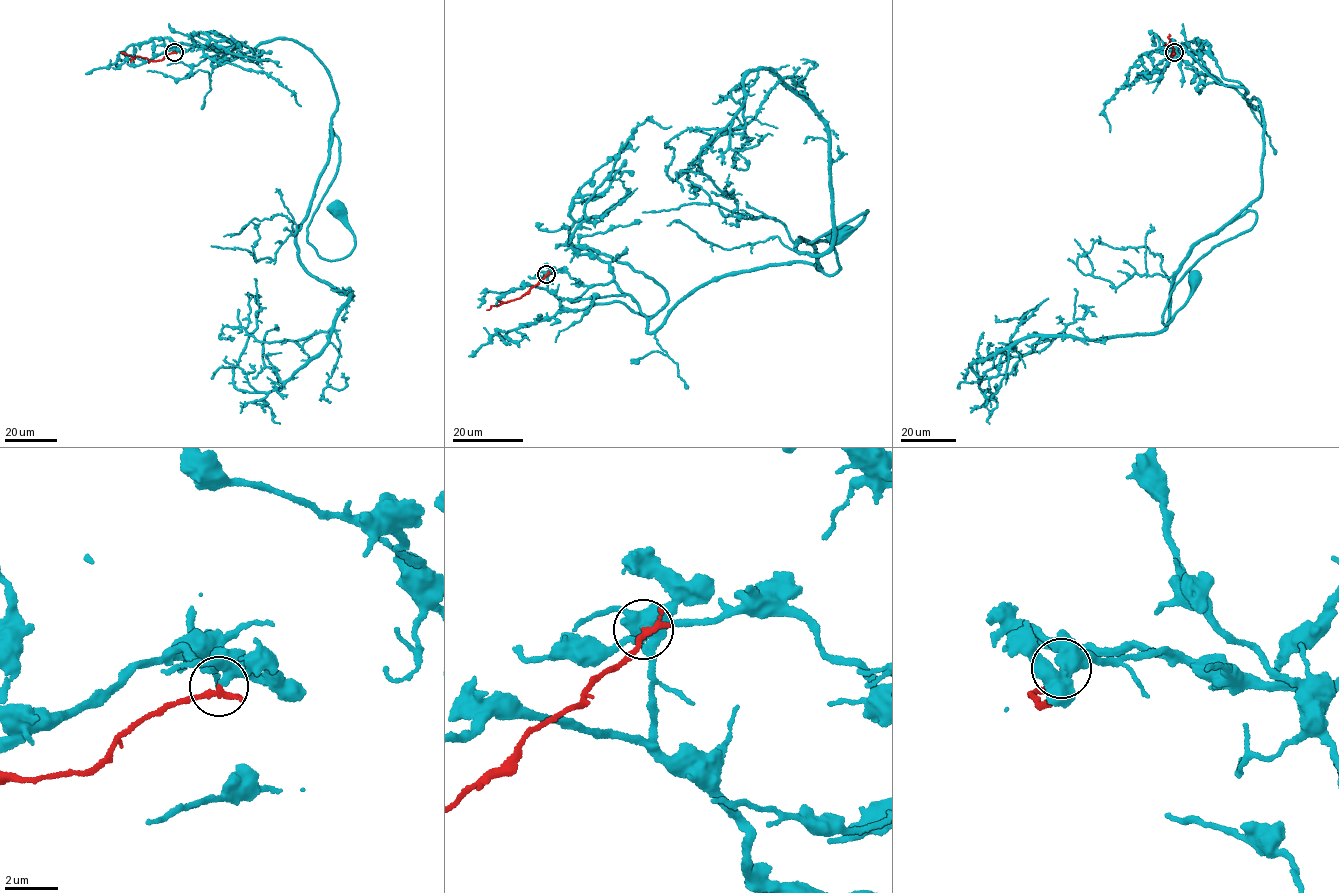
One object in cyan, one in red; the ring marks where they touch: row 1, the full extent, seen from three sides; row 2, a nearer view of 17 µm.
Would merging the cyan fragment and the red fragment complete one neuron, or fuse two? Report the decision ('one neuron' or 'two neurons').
two neurons

